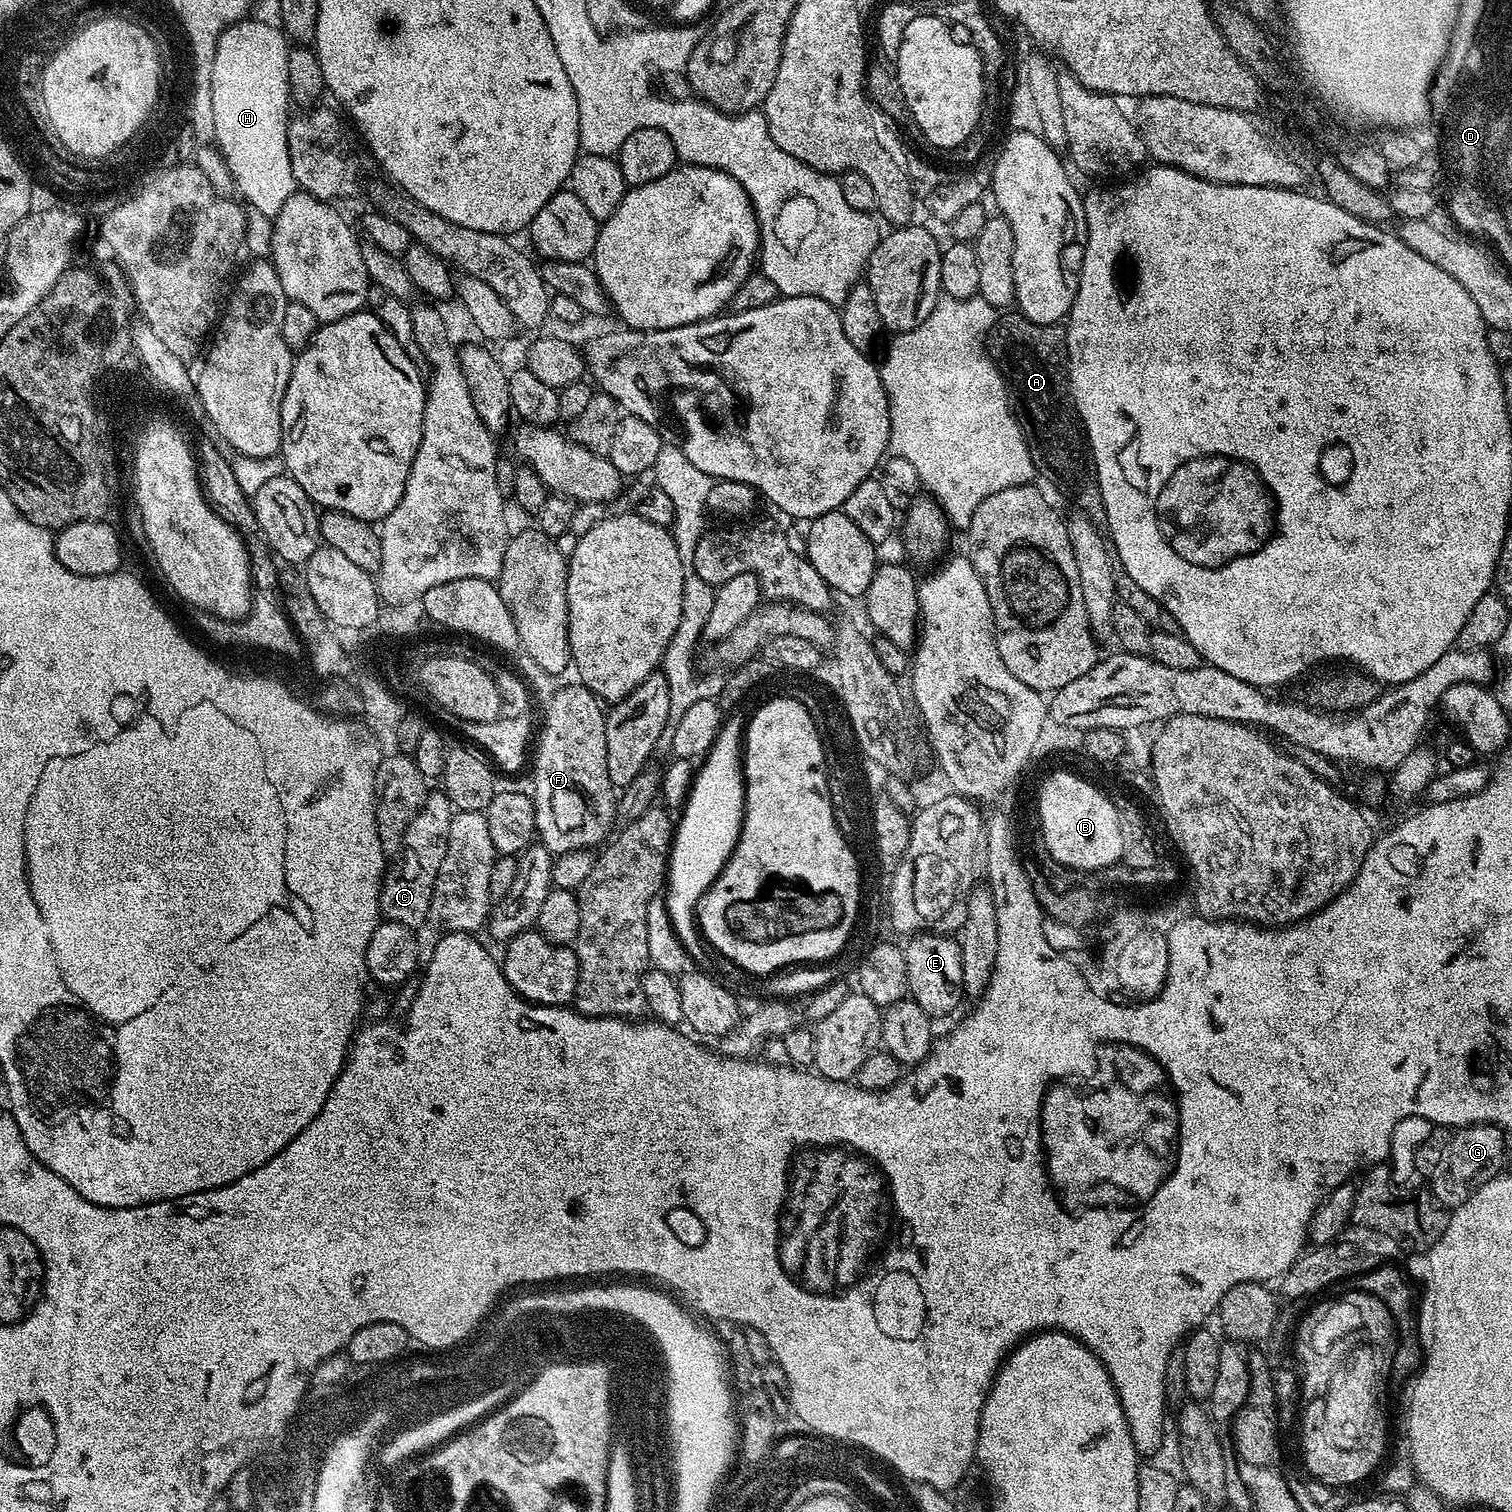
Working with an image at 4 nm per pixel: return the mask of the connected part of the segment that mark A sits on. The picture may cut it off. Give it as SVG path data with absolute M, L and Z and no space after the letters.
M1008 310L997 315L996 325L988 333L986 347L988 355L1004 376L1004 383L1008 385L1012 410L1016 413L1020 429L1024 431L1030 458L1037 473L1041 477L1045 476L1054 487L1061 488L1078 507L1075 509L1083 515L1089 518L1103 517L1104 503L1096 473L1096 463L1088 446L1084 425L1080 423L1080 415L1076 413L1076 405L1072 402L1072 394L1068 391L1068 353L1061 333L1059 336L1056 330L1047 324L1030 322L1030 318L1026 318L1018 310Z

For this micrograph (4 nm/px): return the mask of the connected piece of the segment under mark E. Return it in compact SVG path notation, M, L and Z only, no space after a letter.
M917 934L903 945L908 996L933 1018L948 1016L965 999L960 945L948 934Z

